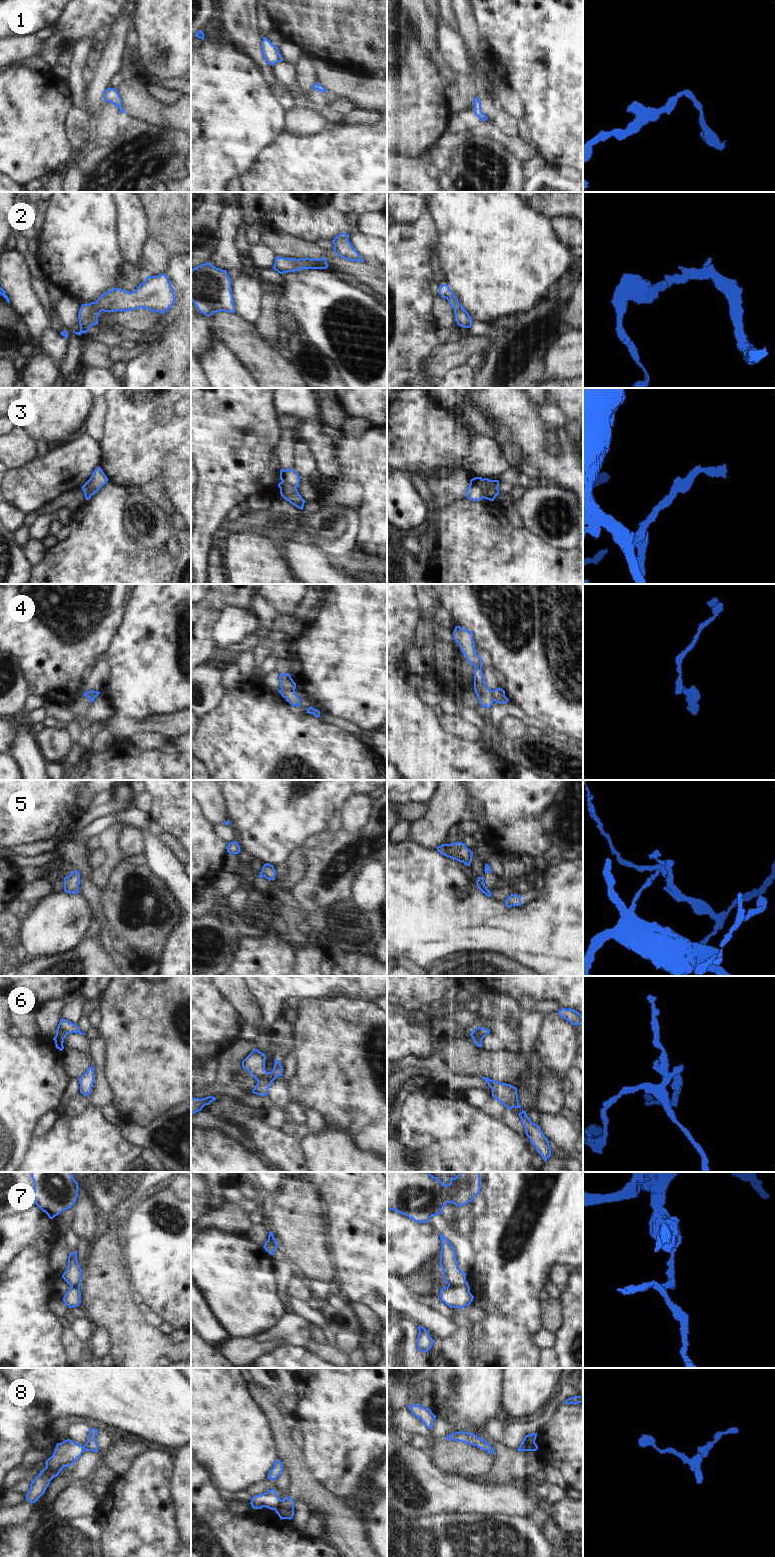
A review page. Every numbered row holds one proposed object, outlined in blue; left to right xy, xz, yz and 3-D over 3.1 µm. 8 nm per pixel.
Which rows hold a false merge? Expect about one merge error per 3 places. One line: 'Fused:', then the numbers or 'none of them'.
Fused: 3, 4, 5, 7, 8

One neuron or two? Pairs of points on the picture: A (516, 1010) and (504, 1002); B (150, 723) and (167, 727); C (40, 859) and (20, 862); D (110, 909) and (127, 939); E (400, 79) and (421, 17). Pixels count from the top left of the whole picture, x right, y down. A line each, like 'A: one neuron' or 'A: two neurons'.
A: one neuron
B: one neuron
C: one neuron
D: one neuron
E: two neurons

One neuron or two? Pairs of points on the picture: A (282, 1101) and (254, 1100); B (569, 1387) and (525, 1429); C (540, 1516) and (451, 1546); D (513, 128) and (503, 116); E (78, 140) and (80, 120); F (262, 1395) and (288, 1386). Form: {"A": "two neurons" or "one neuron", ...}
{"A": "two neurons", "B": "one neuron", "C": "two neurons", "D": "one neuron", "E": "one neuron", "F": "two neurons"}

